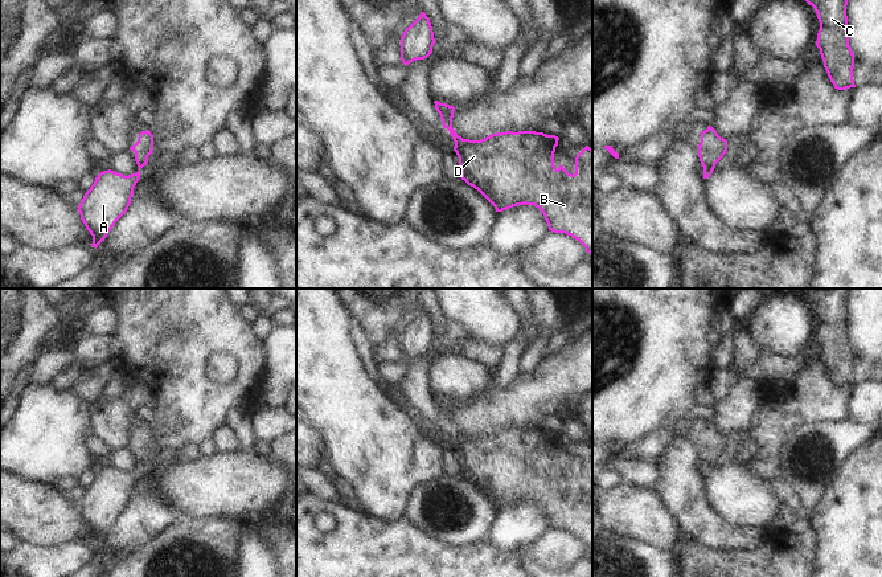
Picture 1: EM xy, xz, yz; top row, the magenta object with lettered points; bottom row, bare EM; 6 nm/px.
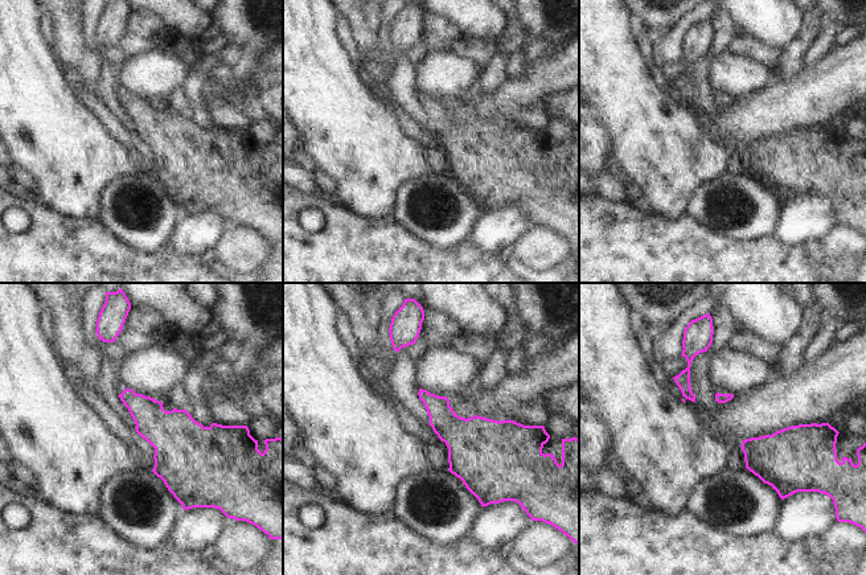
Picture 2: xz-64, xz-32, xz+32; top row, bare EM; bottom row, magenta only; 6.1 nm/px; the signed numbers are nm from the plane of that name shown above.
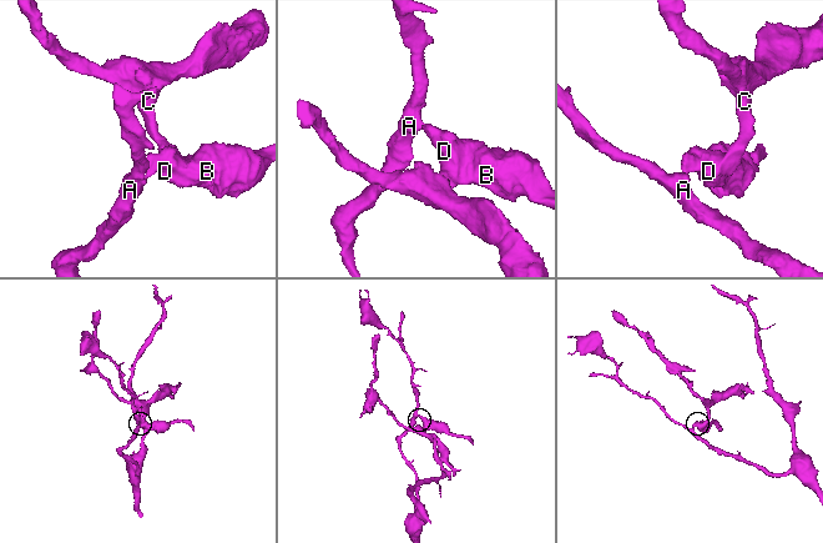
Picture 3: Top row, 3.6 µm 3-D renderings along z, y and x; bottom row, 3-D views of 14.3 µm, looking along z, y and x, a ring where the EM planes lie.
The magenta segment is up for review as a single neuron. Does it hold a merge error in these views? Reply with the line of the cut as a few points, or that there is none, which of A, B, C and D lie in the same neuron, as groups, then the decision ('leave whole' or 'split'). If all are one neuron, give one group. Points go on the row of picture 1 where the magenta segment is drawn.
xz (450, 106), (435, 107) | A / B C D | split

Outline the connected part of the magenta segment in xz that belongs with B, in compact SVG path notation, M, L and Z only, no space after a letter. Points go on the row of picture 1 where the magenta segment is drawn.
M434 102L440 115L443 127L447 128L455 142L454 151L459 157L461 180L477 189L496 209L502 212L517 205L534 205L538 208L554 233L565 233L578 240L586 251L592 254L592 150L586 146L575 157L575 173L569 173L563 165L557 169L554 165L554 152L559 138L536 131L506 131L492 134L481 140L463 139L452 128L455 107L440 107Z

